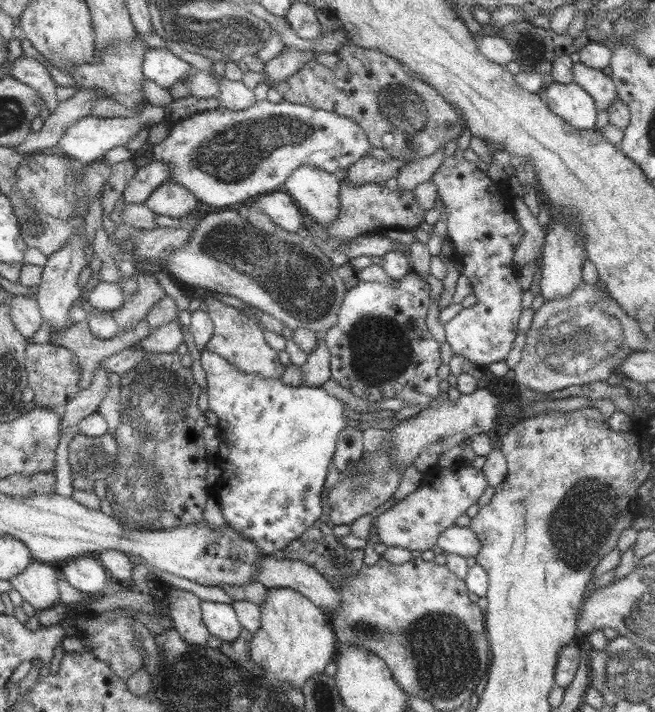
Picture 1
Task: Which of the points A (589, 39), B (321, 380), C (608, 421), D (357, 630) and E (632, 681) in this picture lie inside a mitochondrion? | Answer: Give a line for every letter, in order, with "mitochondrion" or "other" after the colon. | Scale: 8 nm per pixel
A: other
B: other
C: other
D: mitochondrion
E: mitochondrion

